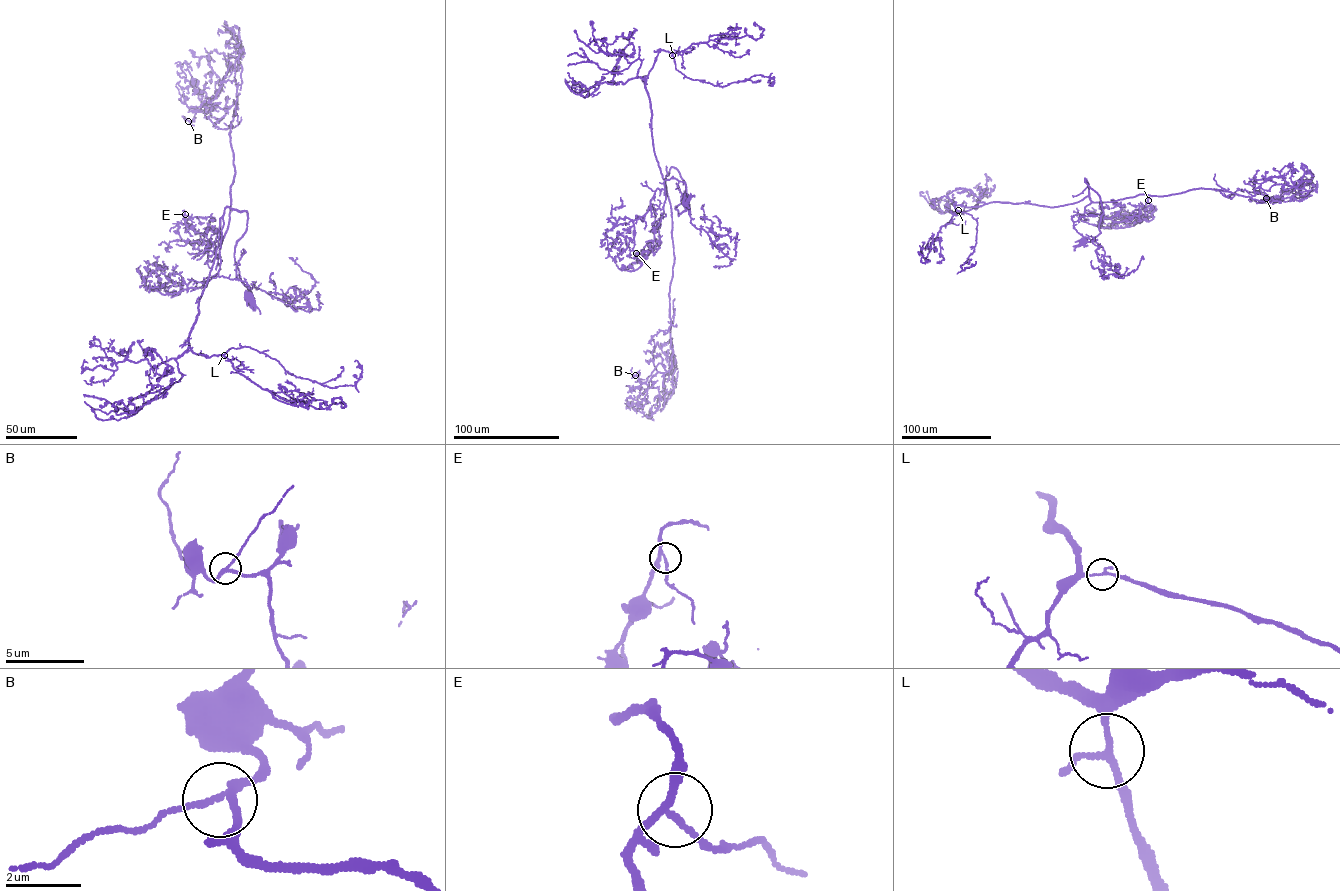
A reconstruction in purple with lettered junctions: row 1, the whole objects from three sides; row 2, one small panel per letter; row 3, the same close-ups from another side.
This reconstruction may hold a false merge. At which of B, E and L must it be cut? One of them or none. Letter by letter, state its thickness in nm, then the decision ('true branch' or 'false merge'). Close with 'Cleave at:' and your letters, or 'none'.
B: calibre 180 nm; true branch
E: calibre 160 nm; true branch
L: calibre 140 nm; true branch
Cleave at: none

